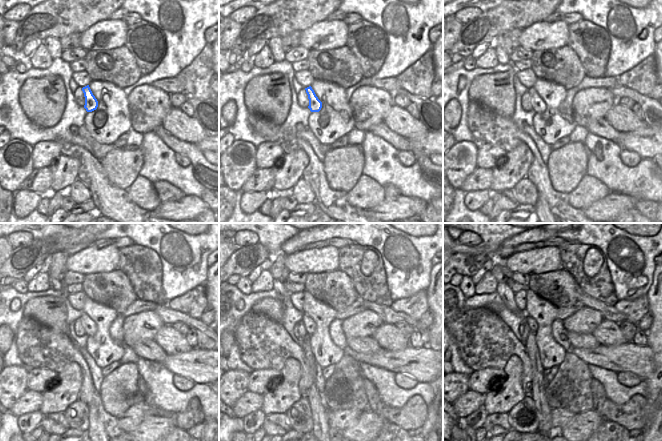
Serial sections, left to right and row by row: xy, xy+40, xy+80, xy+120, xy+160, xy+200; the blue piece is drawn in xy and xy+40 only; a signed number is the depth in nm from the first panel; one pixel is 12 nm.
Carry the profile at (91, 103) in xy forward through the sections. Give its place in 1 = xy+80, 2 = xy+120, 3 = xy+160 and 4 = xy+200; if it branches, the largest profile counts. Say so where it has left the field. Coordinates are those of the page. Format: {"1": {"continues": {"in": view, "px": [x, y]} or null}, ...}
{"1": {"continues": {"in": "xy+80", "px": [538, 105]}}, "2": {"continues": {"in": "xy+120", "px": [89, 325]}}, "3": {"continues": {"in": "xy+160", "px": [310, 326]}}, "4": {"continues": {"in": "xy+200", "px": [532, 323]}}}

